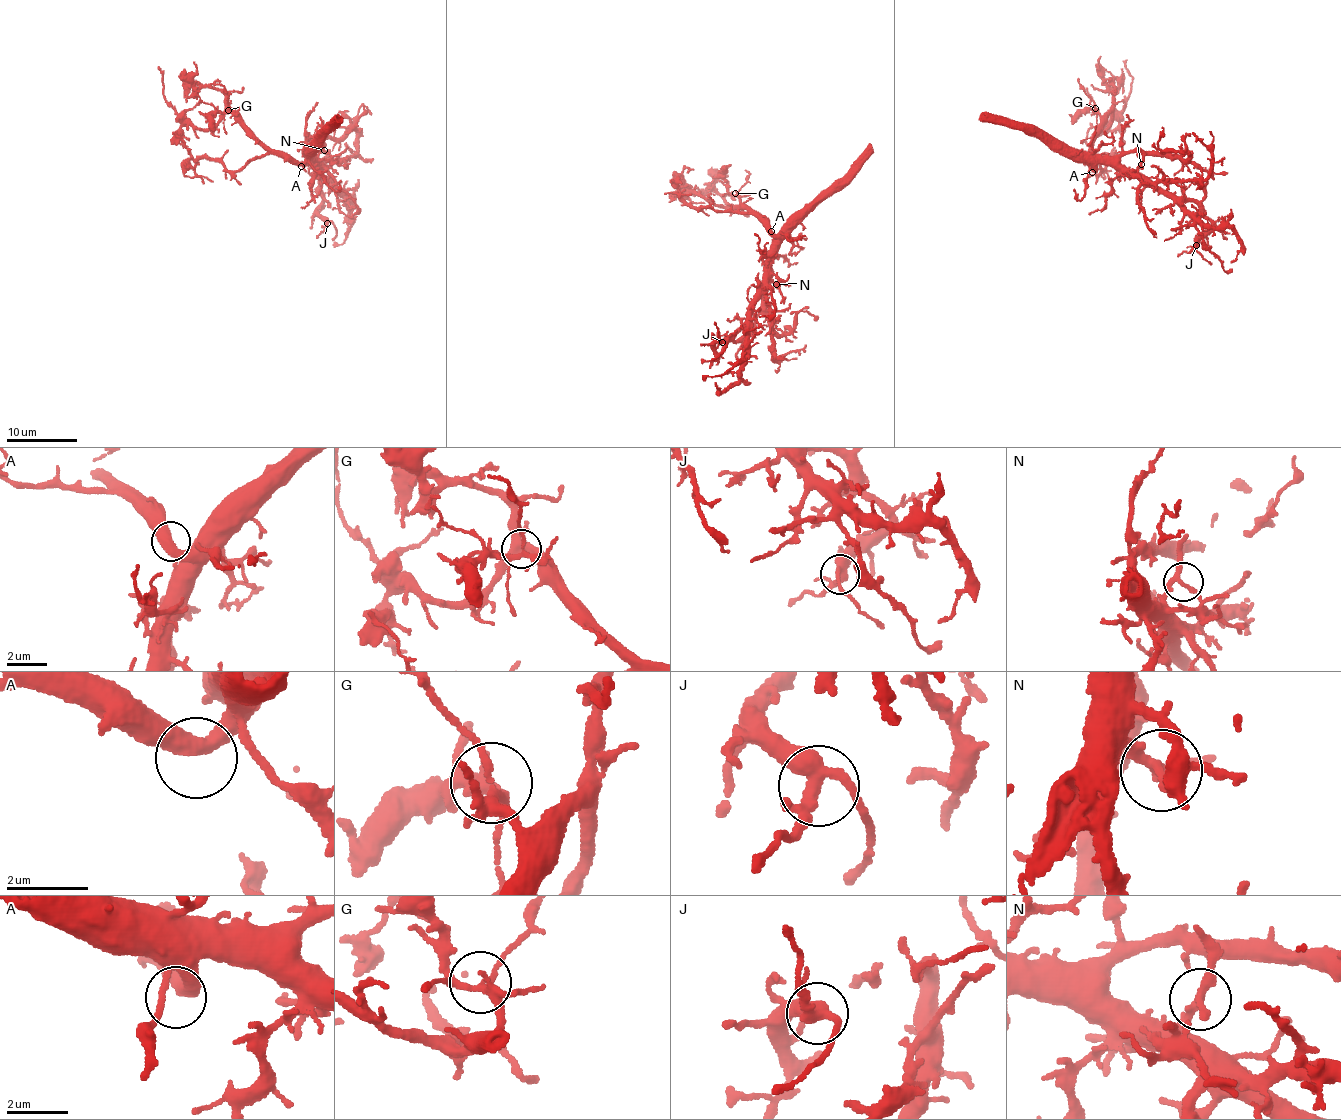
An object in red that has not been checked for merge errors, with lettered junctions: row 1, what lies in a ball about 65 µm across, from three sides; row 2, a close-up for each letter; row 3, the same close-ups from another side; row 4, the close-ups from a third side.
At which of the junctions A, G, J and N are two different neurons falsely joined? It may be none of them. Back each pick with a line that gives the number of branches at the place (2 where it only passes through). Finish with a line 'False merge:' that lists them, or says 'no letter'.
False merge: no letter

